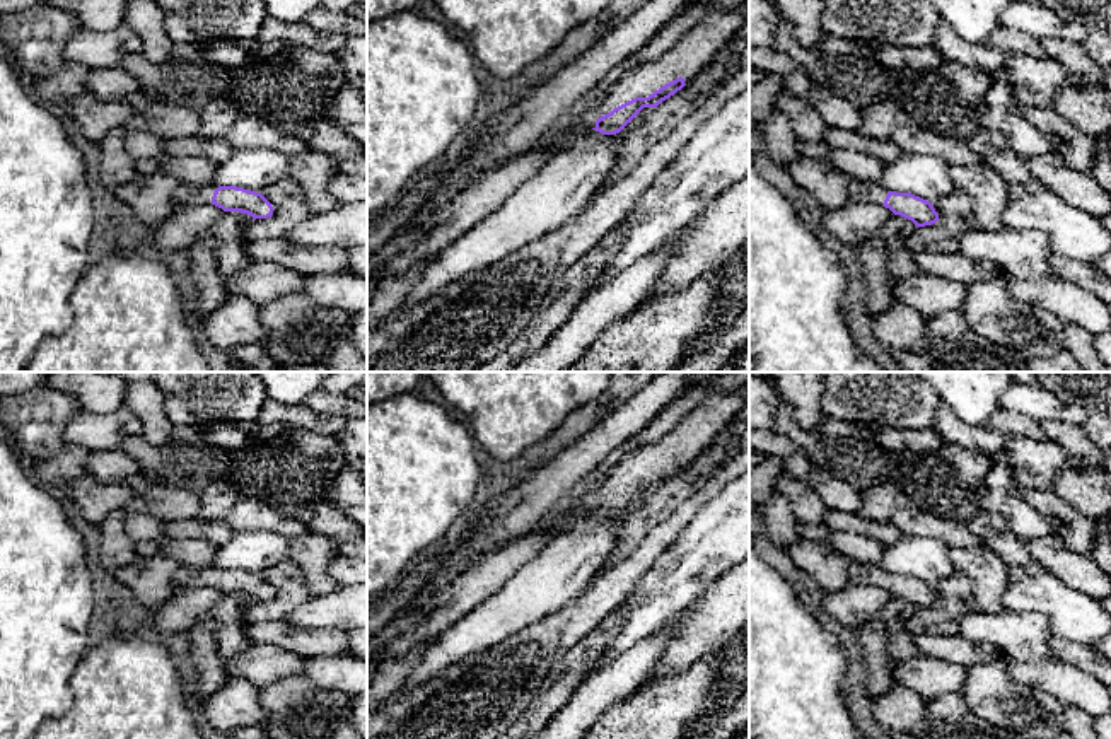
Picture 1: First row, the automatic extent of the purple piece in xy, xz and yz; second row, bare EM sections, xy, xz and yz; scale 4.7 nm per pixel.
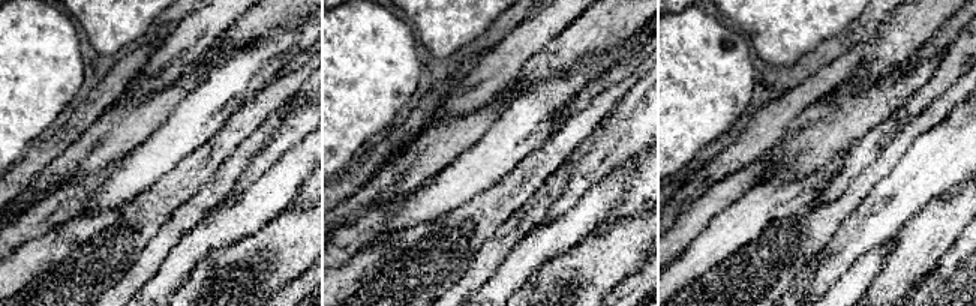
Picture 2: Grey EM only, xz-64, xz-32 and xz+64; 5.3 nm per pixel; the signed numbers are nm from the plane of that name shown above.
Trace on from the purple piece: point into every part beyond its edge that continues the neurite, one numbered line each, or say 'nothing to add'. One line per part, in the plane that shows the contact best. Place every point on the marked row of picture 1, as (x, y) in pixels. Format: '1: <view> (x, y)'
1: xz (686, 43)

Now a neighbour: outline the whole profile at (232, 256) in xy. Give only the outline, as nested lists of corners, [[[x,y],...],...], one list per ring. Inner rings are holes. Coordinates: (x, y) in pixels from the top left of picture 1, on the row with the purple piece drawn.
[[[224,212],[210,229],[210,236],[218,242],[217,263],[224,275],[237,273],[253,263],[244,237],[246,225],[241,212]]]

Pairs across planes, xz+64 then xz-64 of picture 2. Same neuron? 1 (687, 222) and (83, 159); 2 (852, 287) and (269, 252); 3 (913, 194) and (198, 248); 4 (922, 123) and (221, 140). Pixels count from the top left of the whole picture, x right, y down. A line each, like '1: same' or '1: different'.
1: same
2: different
3: different
4: same

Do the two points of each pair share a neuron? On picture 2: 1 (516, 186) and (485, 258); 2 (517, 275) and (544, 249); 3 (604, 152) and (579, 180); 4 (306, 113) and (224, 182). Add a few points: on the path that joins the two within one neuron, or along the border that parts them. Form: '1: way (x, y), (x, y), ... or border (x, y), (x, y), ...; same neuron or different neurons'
1: border (525, 203), (476, 252); different neurons
2: way (523, 269), (538, 254); same neuron
3: way (600, 159), (586, 173); same neuron
4: border (269, 134), (228, 192); different neurons

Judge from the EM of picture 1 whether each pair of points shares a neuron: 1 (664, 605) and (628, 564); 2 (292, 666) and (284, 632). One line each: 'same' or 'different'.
1: different
2: different

